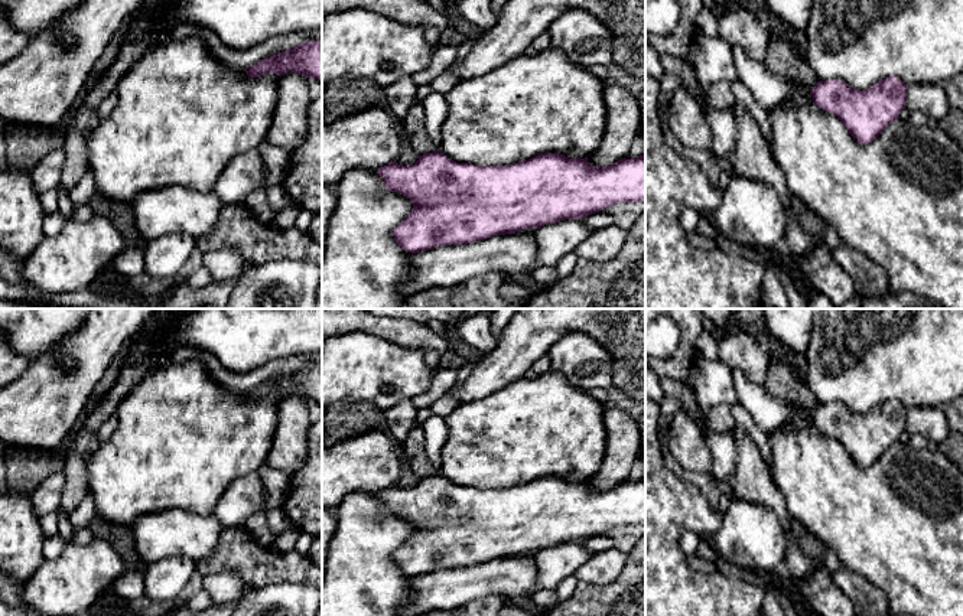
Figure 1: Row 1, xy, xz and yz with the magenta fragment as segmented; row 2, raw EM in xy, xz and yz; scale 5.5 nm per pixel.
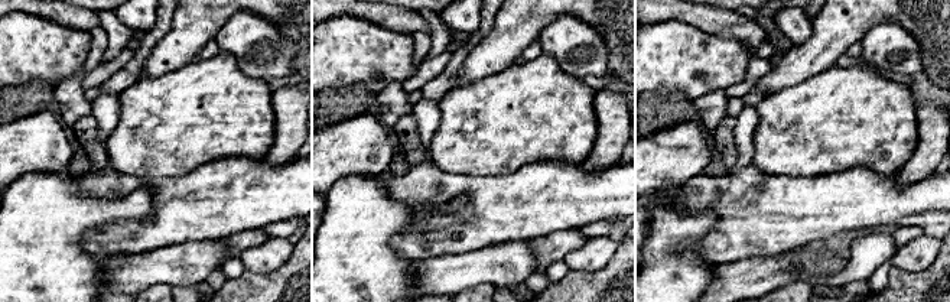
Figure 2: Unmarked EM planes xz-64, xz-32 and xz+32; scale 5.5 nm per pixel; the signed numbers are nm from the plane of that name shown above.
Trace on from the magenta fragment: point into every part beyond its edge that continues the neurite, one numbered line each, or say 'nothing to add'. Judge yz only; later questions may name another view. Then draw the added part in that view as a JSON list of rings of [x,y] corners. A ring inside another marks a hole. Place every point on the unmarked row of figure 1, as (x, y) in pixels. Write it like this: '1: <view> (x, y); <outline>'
nothing to add

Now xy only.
nothing to add

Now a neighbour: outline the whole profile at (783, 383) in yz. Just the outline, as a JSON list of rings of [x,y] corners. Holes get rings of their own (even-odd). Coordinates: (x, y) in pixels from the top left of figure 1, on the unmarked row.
[[[772,355],[764,387],[777,401],[806,414],[811,414],[819,405],[807,382],[800,379],[796,361]]]

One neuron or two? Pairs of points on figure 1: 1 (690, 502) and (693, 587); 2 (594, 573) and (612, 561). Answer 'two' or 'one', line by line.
1: one
2: one

